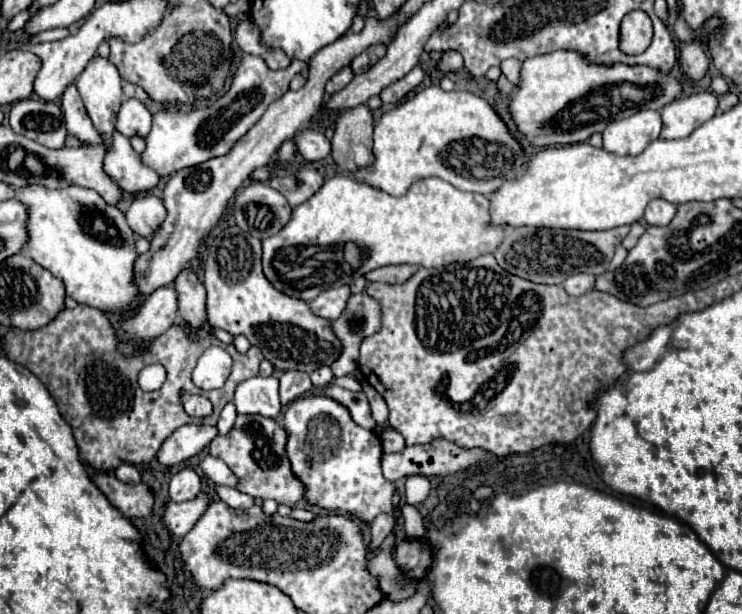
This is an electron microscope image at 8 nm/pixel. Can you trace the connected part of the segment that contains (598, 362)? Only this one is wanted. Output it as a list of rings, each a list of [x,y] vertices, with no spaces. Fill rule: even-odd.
[[[492,254],[478,256],[476,260],[470,260],[466,264],[448,264],[442,268],[420,268],[414,276],[410,276],[404,284],[380,284],[380,282],[370,282],[366,286],[366,292],[370,292],[380,304],[382,304],[382,328],[378,334],[362,340],[360,344],[360,358],[358,366],[364,374],[364,378],[386,398],[388,410],[390,410],[390,426],[398,430],[406,446],[416,446],[416,444],[428,444],[436,438],[444,438],[454,442],[460,448],[484,448],[492,452],[498,458],[518,454],[518,452],[532,452],[536,448],[542,448],[546,444],[570,444],[576,440],[584,430],[590,428],[596,412],[590,408],[590,402],[594,400],[594,394],[598,392],[600,386],[610,386],[618,380],[618,376],[626,370],[622,364],[622,352],[630,346],[636,344],[638,340],[646,340],[658,324],[666,324],[666,320],[674,320],[674,316],[680,316],[682,312],[692,312],[698,308],[706,308],[706,304],[712,304],[714,300],[722,300],[726,296],[726,280],[712,284],[710,288],[698,290],[698,292],[686,292],[682,296],[640,308],[636,304],[626,304],[624,300],[618,300],[616,296],[610,296],[606,292],[590,290],[582,296],[570,296],[562,286],[546,286],[546,284],[534,284],[530,280],[524,280],[520,276],[514,276],[506,272],[504,268],[498,266],[496,258]]]

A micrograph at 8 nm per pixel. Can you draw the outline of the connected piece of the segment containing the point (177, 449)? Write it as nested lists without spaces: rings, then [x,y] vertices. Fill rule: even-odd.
[[[186,424],[182,428],[178,428],[170,438],[164,440],[156,458],[164,466],[180,464],[180,462],[196,456],[202,448],[206,448],[216,434],[218,434],[216,426]]]

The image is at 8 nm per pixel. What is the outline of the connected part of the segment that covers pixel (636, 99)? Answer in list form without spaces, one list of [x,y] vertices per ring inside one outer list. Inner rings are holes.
[[[552,52],[552,54],[536,56],[522,62],[520,84],[518,84],[518,90],[510,94],[508,112],[518,132],[524,134],[524,138],[532,146],[540,146],[540,148],[566,146],[566,144],[584,142],[592,134],[602,132],[610,122],[628,118],[636,114],[638,110],[646,110],[646,108],[662,110],[680,92],[682,92],[682,86],[674,76],[664,72],[654,72],[652,68],[646,68],[646,66],[626,68],[624,64],[614,64],[614,68],[598,68],[596,64],[586,64],[586,60],[578,56],[578,52]]]

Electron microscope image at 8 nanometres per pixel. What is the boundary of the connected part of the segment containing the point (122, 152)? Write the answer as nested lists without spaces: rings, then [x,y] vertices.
[[[116,130],[112,134],[112,146],[104,158],[104,172],[130,194],[148,192],[158,184],[158,174],[150,172],[144,164],[138,164],[138,152],[134,152],[130,140]]]

